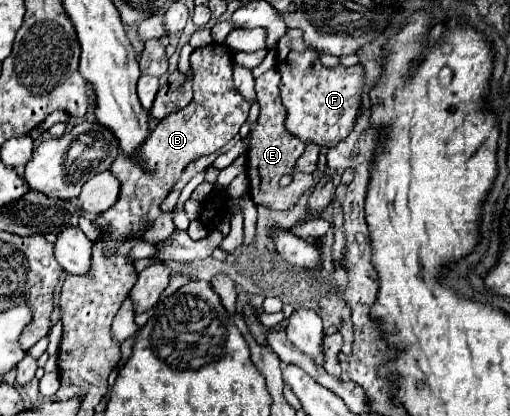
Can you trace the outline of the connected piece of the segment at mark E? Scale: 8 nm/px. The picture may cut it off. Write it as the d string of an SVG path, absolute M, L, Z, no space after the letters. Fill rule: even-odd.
M270 68L262 76L256 78L256 96L258 96L258 104L260 104L260 116L254 126L254 134L258 138L250 138L250 144L246 150L246 166L248 166L246 176L250 182L250 196L256 206L266 206L270 210L290 210L298 202L298 198L310 186L314 186L314 178L312 178L312 174L294 170L296 160L304 154L306 146L298 138L294 138L290 132L286 132L286 128L284 128L286 110L280 102L278 82L280 82L280 76L278 76L276 68ZM286 174L292 176L292 182L290 182L290 186L280 188L278 182Z

